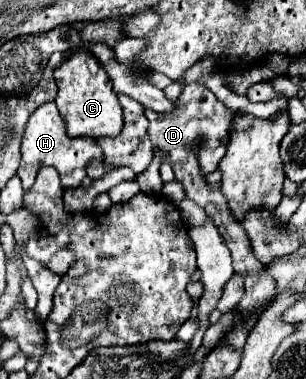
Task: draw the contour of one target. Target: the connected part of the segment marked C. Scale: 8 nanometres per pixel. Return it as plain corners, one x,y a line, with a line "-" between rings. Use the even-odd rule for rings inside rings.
75,51
71,59
63,59
63,63
55,69
55,81
59,87
57,107
67,123
69,137
115,137
123,127
123,111
113,91
113,83
105,73
103,65
91,51

